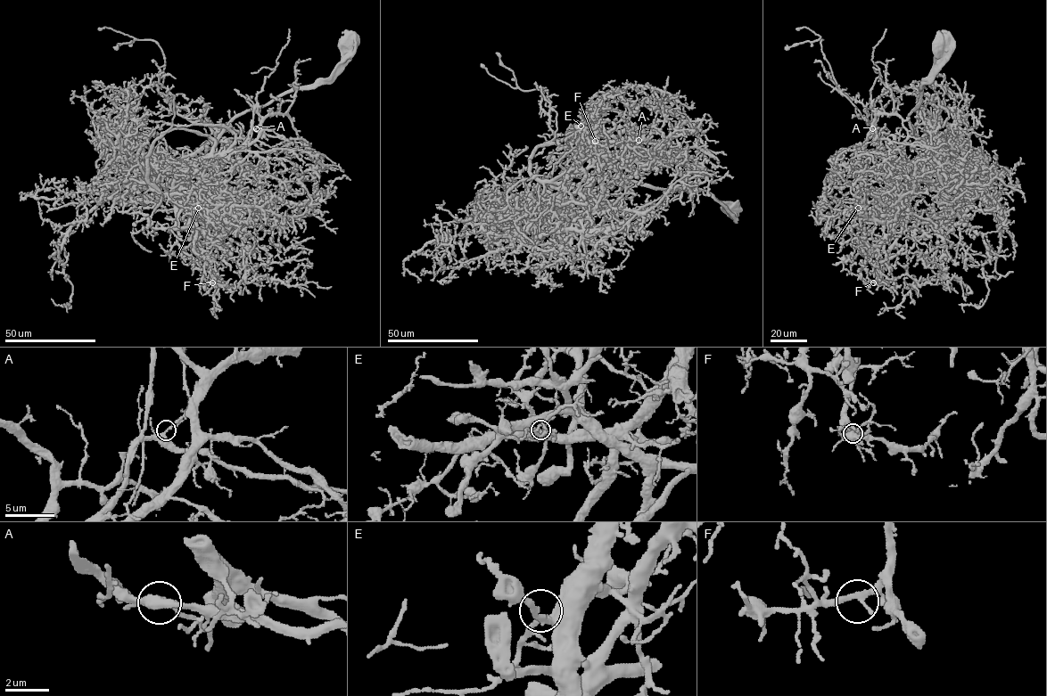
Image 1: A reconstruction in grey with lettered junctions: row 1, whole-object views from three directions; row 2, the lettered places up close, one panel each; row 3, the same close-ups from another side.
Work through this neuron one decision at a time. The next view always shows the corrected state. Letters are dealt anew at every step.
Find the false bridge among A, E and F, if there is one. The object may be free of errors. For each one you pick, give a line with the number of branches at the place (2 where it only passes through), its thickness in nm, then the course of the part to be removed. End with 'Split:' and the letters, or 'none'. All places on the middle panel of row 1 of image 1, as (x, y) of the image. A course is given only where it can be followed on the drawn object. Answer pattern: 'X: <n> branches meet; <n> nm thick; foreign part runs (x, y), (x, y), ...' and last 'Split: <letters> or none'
A: 2 branches meet; 260 nm thick; foreign part runs (638, 140), (634, 138), (643, 138), (650, 149), (659, 144), (659, 139), (665, 141), (671, 148), (671, 154)
Split: A

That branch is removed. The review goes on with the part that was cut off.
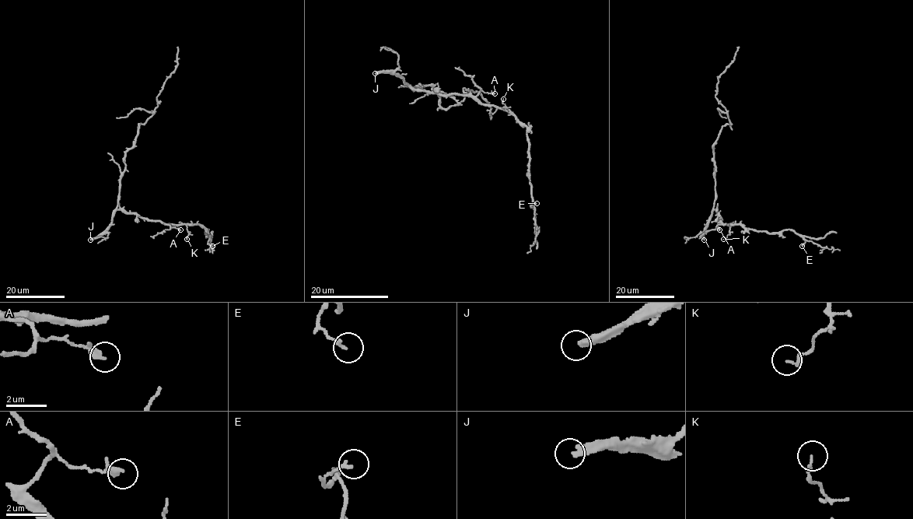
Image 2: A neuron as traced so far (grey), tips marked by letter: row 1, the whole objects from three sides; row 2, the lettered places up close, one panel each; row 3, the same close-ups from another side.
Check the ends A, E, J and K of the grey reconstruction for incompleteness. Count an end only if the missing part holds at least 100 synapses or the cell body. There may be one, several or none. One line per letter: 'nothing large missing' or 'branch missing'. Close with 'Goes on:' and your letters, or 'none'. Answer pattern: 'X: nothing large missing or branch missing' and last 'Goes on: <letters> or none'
A: nothing large missing
E: nothing large missing
J: branch missing
K: nothing large missing
Goes on: J

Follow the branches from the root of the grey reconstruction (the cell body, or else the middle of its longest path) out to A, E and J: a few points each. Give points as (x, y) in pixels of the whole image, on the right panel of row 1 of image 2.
A: (715, 210), (720, 216), (721, 224), (717, 226), (719, 229)
E: (715, 210), (719, 219), (727, 225), (740, 224), (745, 229), (769, 233), (792, 229), (804, 240), (802, 246)
J: (715, 210), (712, 212), (704, 229), (704, 240)

